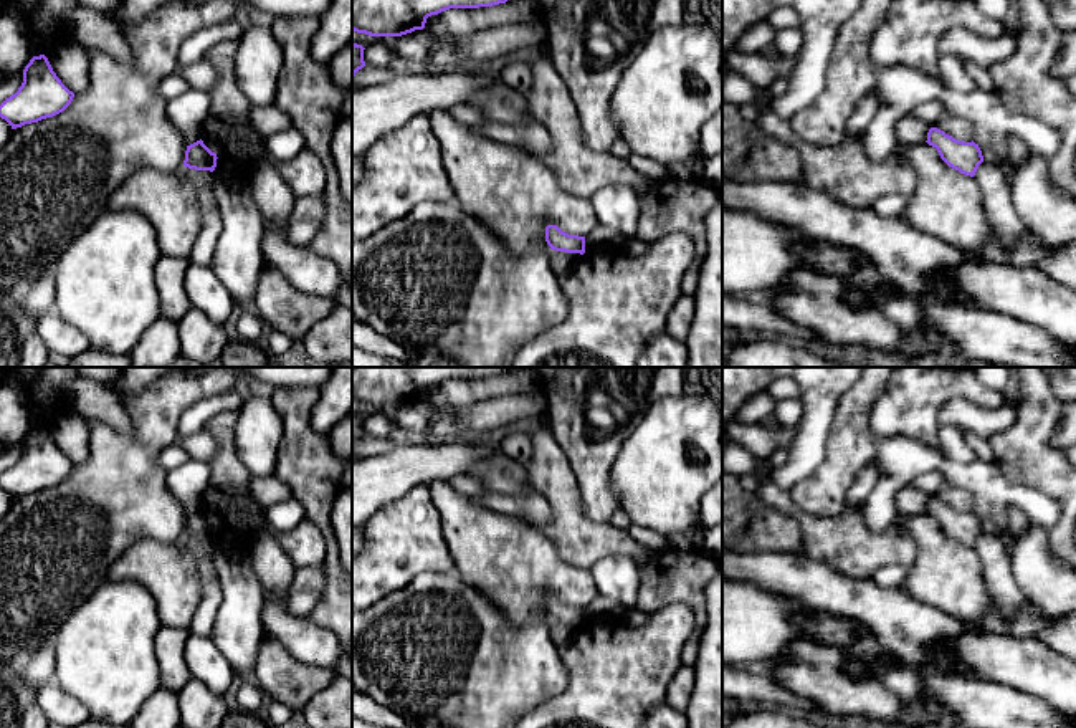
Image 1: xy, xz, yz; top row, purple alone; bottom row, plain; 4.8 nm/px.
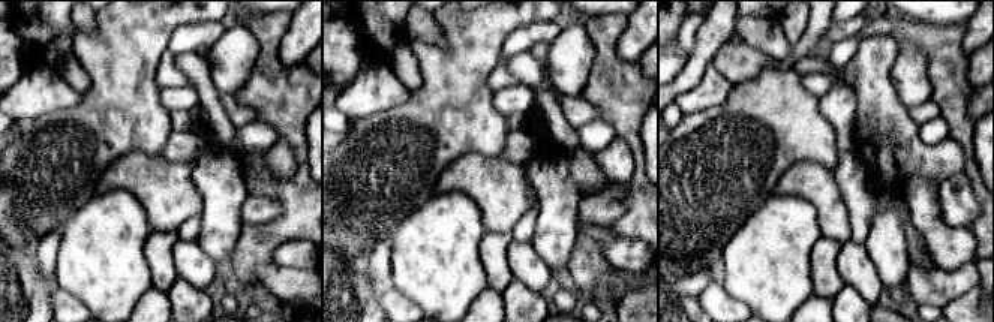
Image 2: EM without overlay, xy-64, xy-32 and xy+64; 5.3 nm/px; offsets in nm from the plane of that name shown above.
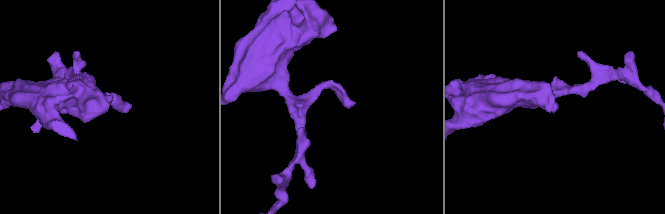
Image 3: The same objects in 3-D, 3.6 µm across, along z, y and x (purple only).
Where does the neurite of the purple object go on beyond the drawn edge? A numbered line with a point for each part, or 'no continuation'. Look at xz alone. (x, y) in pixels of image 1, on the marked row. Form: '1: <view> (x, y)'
no continuation

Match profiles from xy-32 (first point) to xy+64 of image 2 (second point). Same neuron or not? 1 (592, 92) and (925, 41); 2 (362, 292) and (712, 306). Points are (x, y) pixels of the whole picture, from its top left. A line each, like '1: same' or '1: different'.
1: same
2: different

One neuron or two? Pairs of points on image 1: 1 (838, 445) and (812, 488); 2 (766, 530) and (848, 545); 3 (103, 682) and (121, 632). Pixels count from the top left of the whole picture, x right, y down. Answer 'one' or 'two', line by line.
1: one
2: two
3: one

